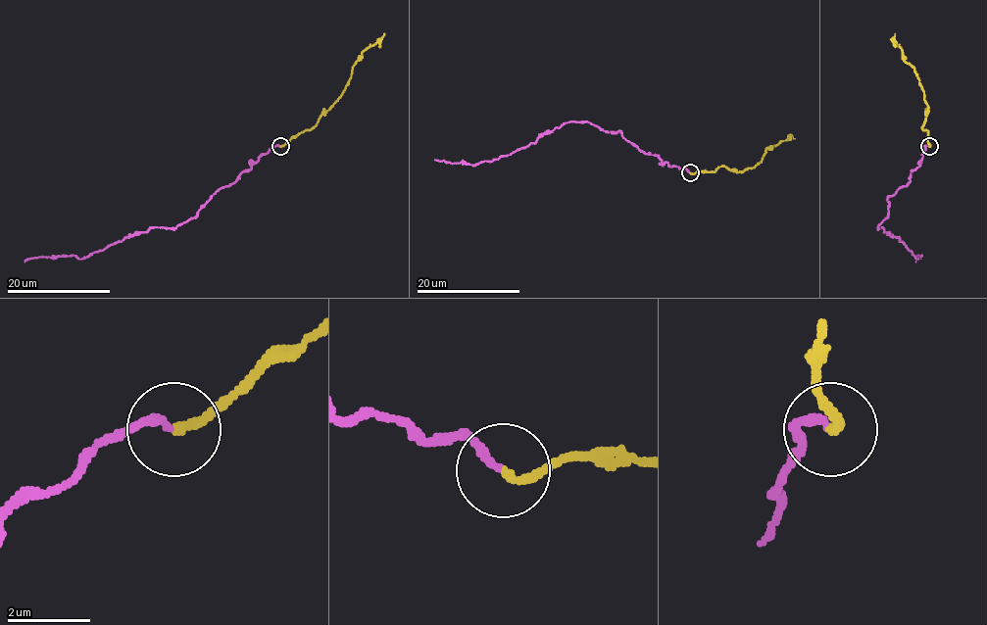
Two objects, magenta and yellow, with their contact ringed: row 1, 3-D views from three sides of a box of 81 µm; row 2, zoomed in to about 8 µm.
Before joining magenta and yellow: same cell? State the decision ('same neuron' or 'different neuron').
different neuron

